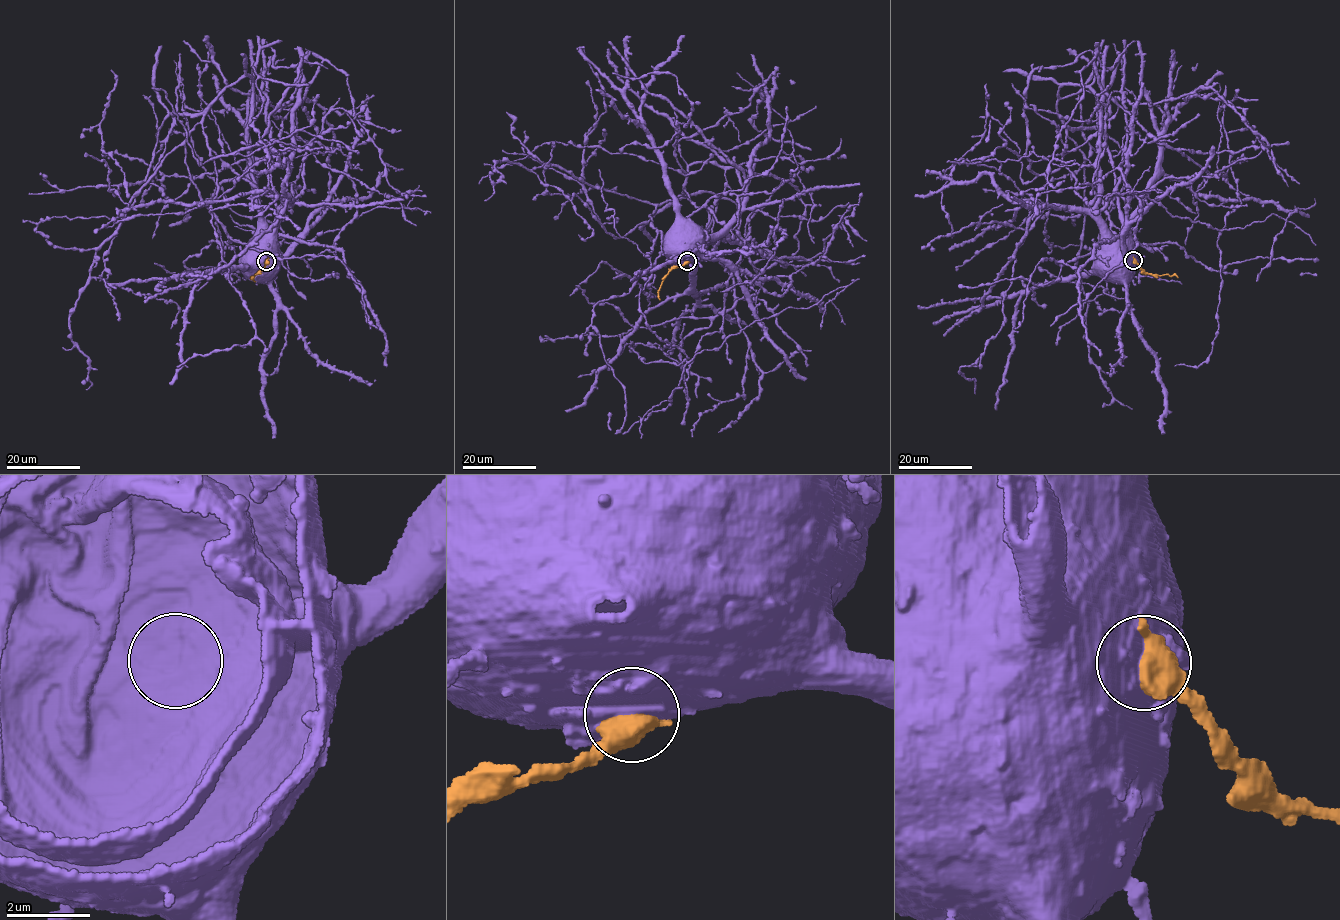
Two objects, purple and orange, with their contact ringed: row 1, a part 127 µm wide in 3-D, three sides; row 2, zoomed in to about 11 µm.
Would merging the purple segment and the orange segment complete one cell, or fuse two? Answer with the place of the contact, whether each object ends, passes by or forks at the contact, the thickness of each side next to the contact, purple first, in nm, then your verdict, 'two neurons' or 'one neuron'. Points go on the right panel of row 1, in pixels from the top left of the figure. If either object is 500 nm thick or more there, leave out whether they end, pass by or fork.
at (1133, 260); 1250 nm thick on the purple side, 800 nm on the other; two neurons

